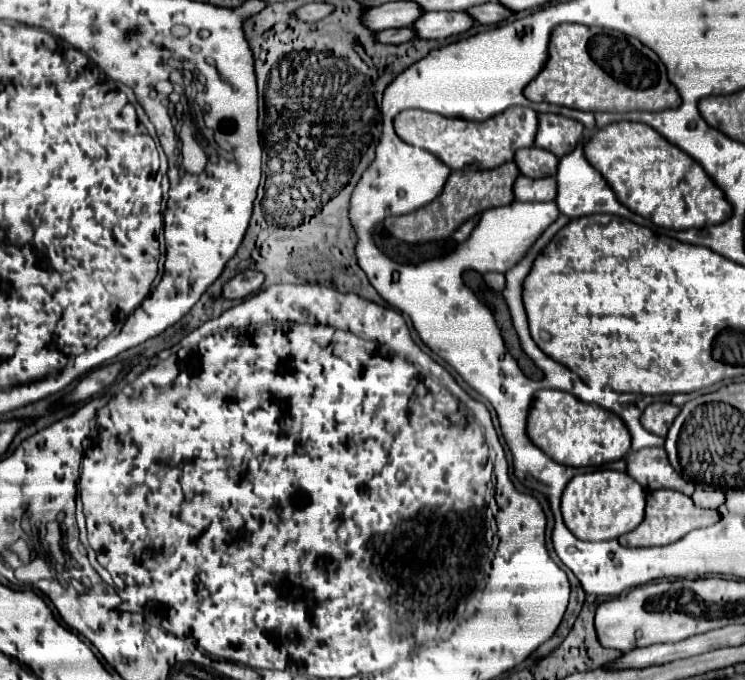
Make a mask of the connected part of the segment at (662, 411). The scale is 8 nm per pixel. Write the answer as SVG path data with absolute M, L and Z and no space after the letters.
M651 403L645 411L643 411L643 417L641 417L641 425L659 435L659 437L665 437L673 419L679 415L679 407L671 405L671 403Z

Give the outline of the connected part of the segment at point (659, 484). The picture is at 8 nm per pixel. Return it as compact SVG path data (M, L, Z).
M647 447L631 451L625 455L625 463L627 475L635 477L635 481L639 481L639 485L643 485L645 491L675 489L685 495L691 495L695 491L691 483L683 481L683 477L679 477L673 471L663 447Z

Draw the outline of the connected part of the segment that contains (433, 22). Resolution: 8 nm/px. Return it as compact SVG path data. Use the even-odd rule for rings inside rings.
M433 11L423 13L415 23L417 39L447 39L449 35L463 33L473 27L473 19L467 13L447 13L447 11Z

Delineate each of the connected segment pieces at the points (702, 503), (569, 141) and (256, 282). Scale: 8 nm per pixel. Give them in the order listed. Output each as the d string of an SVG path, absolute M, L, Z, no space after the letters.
M695 491L691 495L691 499L695 501L695 505L699 505L703 509L717 509L725 501L725 493L721 493L721 491Z
M541 113L539 115L539 129L535 137L535 145L563 157L575 149L575 145L583 137L583 125L575 119L567 119L563 115Z
M243 271L223 285L223 297L225 299L245 299L261 289L263 279L265 275L259 271Z

